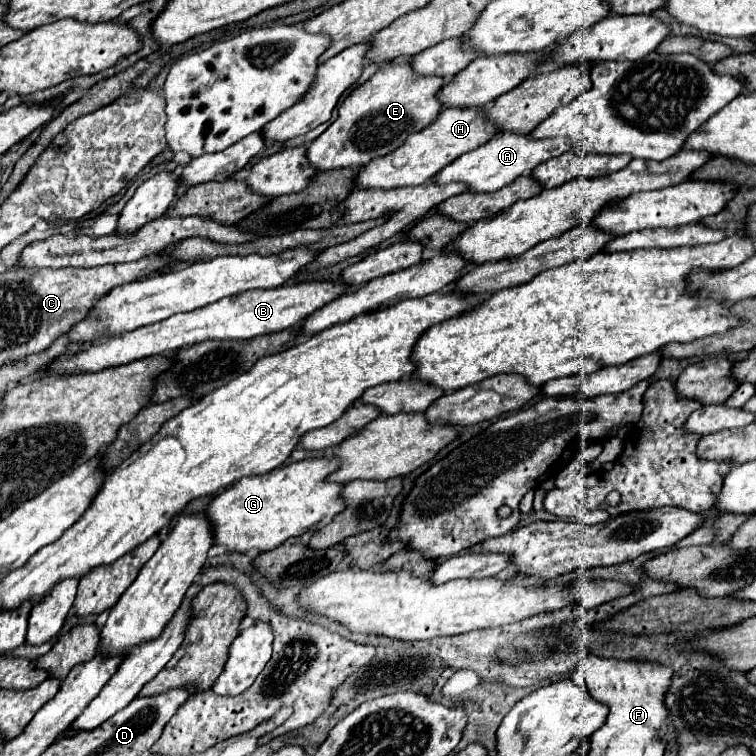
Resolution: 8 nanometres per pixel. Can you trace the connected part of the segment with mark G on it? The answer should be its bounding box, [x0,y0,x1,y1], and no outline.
[204,459,344,553]

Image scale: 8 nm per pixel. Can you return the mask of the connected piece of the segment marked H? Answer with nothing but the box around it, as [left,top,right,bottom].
[354,109,494,189]

